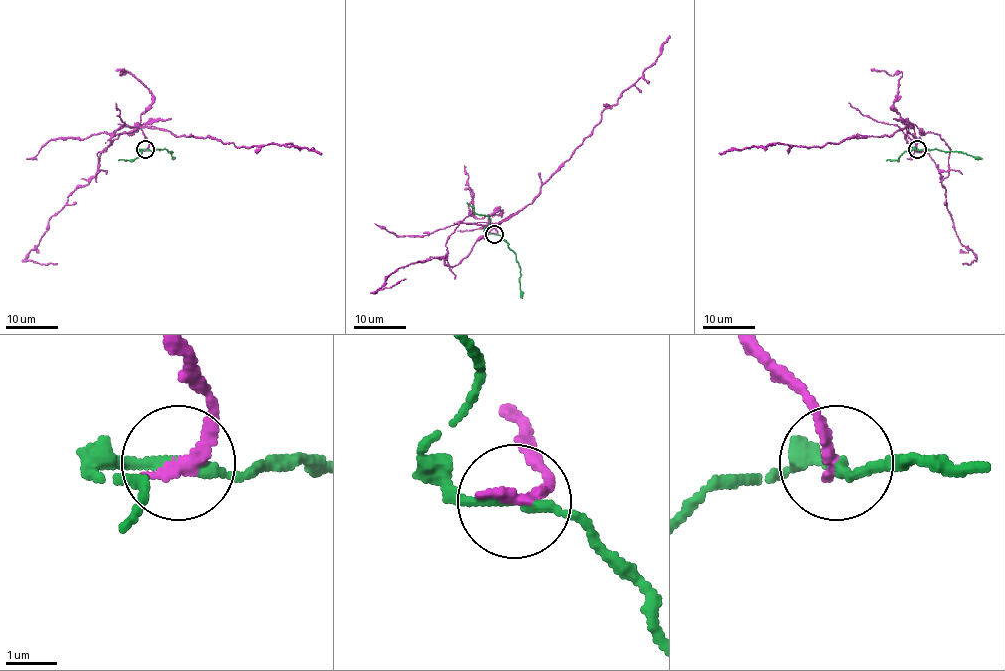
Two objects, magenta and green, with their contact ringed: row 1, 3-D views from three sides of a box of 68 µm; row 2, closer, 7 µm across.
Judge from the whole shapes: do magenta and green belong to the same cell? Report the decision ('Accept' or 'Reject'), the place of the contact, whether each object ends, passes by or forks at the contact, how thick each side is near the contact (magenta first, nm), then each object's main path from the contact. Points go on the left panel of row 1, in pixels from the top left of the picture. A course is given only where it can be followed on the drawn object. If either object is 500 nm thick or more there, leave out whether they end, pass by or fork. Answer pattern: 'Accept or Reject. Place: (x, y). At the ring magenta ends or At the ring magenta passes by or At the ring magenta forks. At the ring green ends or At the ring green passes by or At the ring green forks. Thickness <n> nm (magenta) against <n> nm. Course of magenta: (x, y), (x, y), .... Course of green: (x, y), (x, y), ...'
Reject. Place: (145, 149). At the ring magenta ends. At the ring green passes by. Thickness 280 nm (magenta) against 180 nm. Course of magenta: (145, 149), (149, 141), (142, 127), (157, 127), (178, 136), (216, 138), (242, 147), (274, 143), (321, 153). Course of green: (145, 149), (167, 151), (174, 159)

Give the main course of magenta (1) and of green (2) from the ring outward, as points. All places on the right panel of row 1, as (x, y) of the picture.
1: (918, 149), (904, 127), (890, 136), (846, 138), (838, 143), (816, 147), (777, 143), (719, 153)
2: (918, 149), (965, 152), (982, 159)

